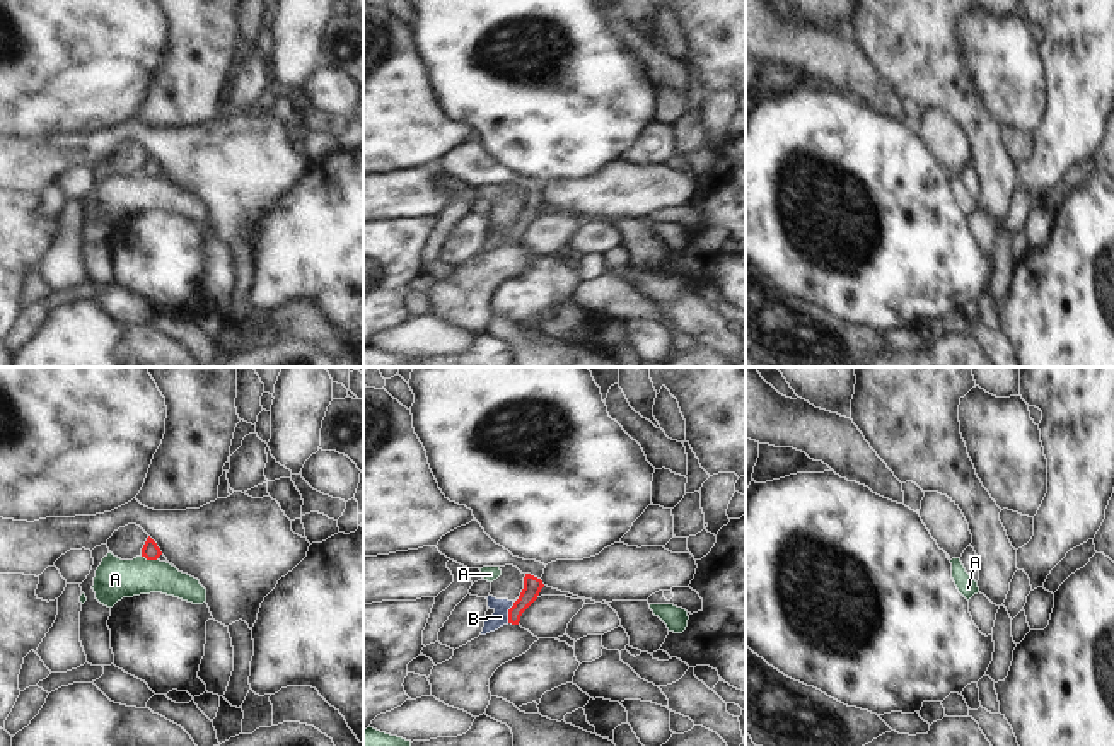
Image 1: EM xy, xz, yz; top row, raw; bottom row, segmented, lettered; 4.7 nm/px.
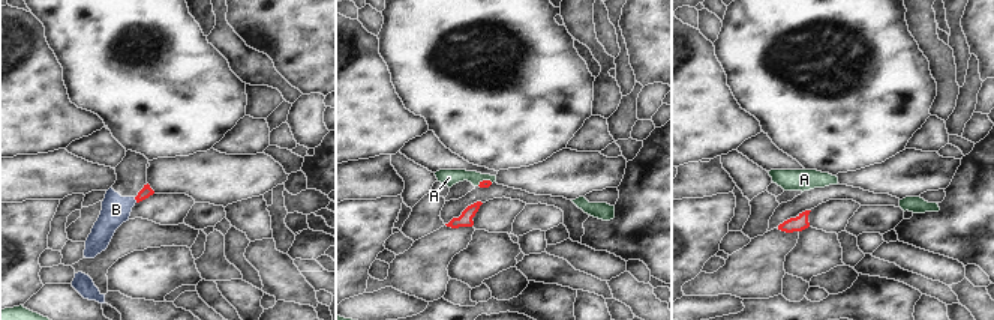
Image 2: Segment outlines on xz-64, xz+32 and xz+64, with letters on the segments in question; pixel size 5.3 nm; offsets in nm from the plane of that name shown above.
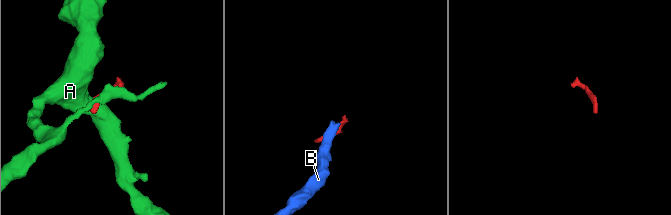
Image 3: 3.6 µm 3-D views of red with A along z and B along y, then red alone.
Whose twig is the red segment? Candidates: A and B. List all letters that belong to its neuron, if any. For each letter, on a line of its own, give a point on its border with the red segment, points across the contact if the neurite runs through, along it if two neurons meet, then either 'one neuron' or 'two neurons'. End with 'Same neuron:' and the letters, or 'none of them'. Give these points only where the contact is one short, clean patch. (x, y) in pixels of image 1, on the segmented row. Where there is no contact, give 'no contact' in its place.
A: contact xy (149, 559); border xy (142, 555), (156, 560); two neurons
B: contact xz (509, 613); border xz (514, 603), (507, 622); two neurons
Same neuron: none of them

